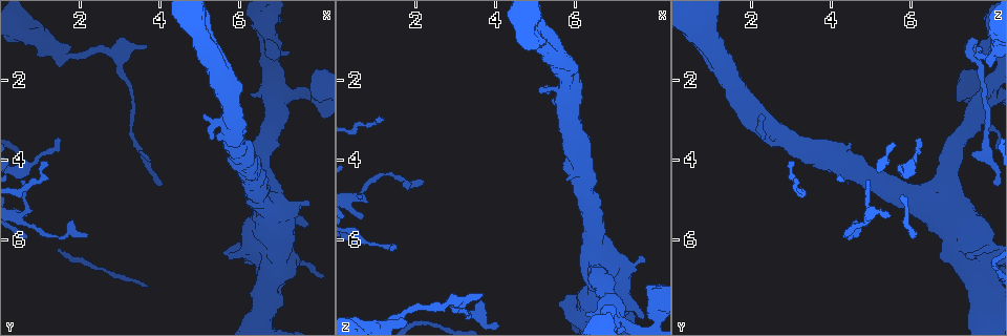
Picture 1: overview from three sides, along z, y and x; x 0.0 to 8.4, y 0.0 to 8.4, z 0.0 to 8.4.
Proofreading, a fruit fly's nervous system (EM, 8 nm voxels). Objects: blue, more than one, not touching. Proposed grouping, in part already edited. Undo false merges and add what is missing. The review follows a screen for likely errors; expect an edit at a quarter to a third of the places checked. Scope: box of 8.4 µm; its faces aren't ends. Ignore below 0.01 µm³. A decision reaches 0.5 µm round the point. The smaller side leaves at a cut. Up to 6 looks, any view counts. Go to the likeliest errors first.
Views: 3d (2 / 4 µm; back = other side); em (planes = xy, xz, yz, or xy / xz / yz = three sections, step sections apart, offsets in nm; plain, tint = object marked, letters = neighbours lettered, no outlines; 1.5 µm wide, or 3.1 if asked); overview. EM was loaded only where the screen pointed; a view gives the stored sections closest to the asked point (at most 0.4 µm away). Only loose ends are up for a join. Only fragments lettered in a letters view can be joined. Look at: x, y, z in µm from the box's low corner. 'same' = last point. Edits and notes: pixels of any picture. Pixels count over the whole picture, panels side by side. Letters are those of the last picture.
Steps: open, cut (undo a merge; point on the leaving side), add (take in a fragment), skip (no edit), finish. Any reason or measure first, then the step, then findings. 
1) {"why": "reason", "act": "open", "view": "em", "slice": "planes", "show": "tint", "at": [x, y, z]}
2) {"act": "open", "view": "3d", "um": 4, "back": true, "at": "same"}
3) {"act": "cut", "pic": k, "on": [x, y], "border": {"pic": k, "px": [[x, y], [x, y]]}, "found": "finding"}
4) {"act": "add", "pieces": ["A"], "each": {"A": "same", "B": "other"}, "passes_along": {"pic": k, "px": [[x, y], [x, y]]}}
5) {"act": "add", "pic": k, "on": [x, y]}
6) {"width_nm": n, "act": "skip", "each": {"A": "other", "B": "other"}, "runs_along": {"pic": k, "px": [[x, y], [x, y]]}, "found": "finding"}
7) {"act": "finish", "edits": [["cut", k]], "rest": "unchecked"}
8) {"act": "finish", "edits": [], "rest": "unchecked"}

{"why": "tapers out", "act": "open", "view": "3d", "um": 4, "back": true, "at": [0.70, 5.30, 5.40]}

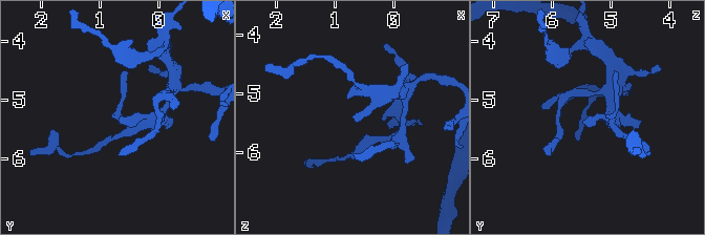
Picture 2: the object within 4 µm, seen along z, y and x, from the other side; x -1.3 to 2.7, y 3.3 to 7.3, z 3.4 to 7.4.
{"why": "now the EM", "act": "open", "view": "em", "slice": "yz", "step": 8, "show": "tint", "at": [0.70, 5.35, 5.40]}

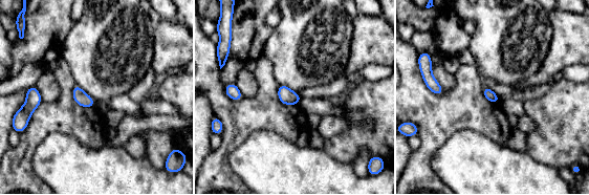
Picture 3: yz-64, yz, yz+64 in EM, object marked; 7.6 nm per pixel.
{"why": "cut it another way", "act": "open", "view": "em", "slice": "planes", "show": "letters", "at": "same"}

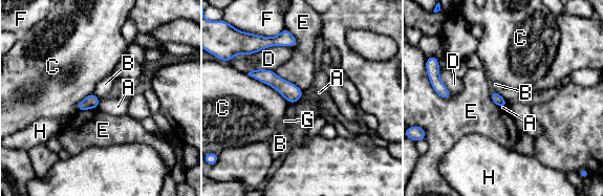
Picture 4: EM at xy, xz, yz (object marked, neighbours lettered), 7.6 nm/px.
{"longest_contact_nm": ["C", 400], "act": "skip", "each": {"A": "other", "B": "other", "C": "other", "D": "other", "E": "other", "F": "other", "G": "other", "H": "other"}, "found": "no lettered fragment goes on from it"}

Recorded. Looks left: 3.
{"why": "free end", "act": "open", "view": "3d", "um": 4, "at": [3.65, 1.10, 7.35]}

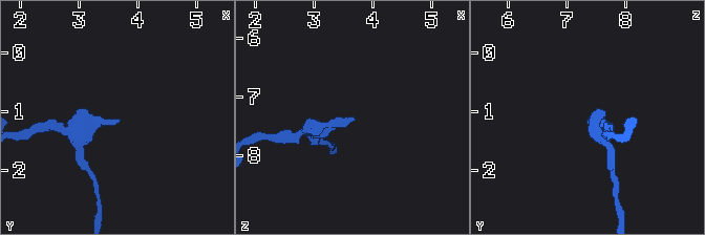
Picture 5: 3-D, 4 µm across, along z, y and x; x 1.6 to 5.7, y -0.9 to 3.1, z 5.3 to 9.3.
{"act": "open", "view": "em", "slice": "xy", "step": 4, "show": "letters", "at": [3.65, 1.15, 7.40]}

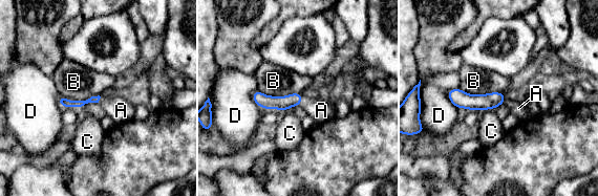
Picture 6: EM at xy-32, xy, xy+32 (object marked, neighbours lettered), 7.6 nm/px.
{"act": "open", "view": "em", "slice": "planes", "show": "letters", "at": "same"}

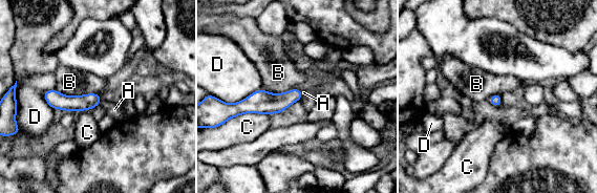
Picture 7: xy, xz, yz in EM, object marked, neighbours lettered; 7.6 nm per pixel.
{"longest_contact_nm": ["C", 340], "act": "add", "pic": 7, "on": [114, 109], "each": {"A": "same", "B": "other", "C": "other", "D": "other"}, "passes_along": {"pic": 7, "px": [[87, 102], [100, 102], [114, 109]]}, "found": "the neuron continues"}

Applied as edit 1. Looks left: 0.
{"act": "finish", "edits": [["add", 7]], "rest": "unchecked"}

